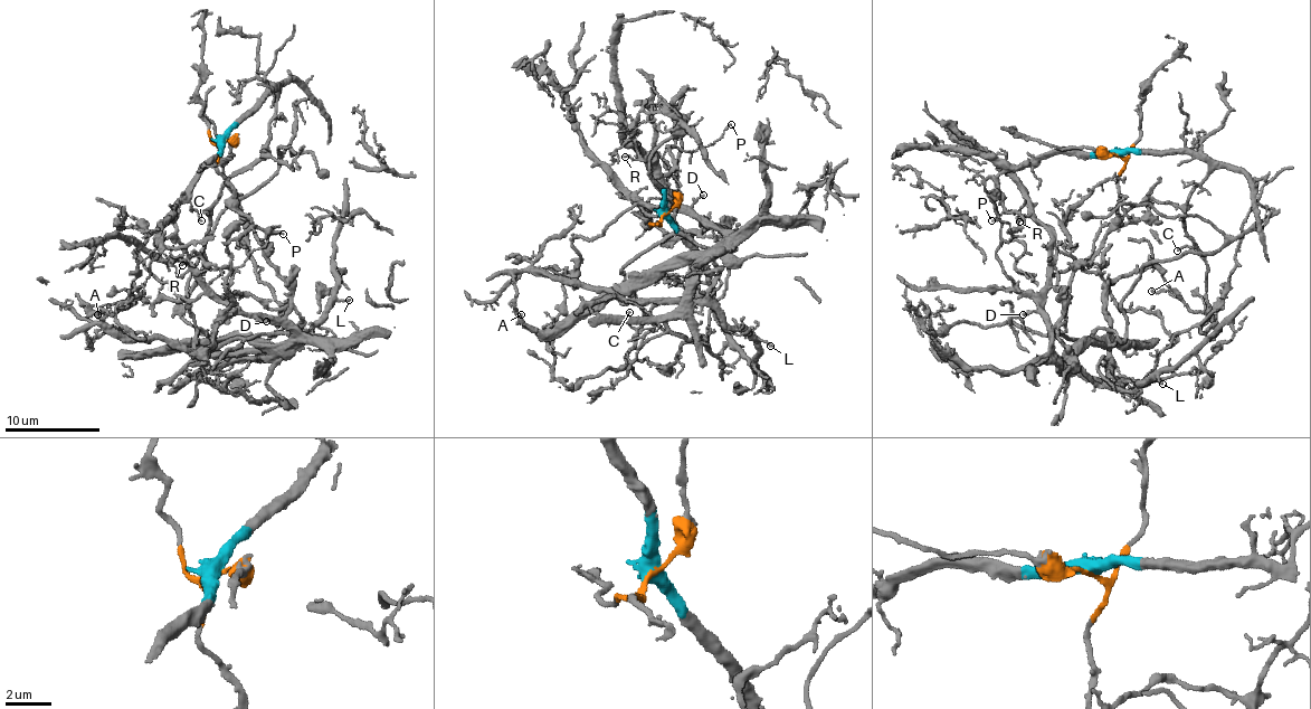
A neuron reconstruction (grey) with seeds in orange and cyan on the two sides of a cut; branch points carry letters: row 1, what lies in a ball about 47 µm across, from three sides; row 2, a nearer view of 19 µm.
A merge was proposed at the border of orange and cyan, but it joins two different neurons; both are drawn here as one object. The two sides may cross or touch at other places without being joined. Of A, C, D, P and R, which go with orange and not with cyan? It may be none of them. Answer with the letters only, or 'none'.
D, P

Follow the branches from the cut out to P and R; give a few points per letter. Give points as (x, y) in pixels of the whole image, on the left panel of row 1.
P: (222, 141), (218, 172), (290, 290), (281, 319), (226, 312), (229, 274), (268, 236), (283, 235)
R: (222, 141), (219, 156), (211, 160), (177, 205), (177, 232), (182, 251), (196, 254), (181, 264)

